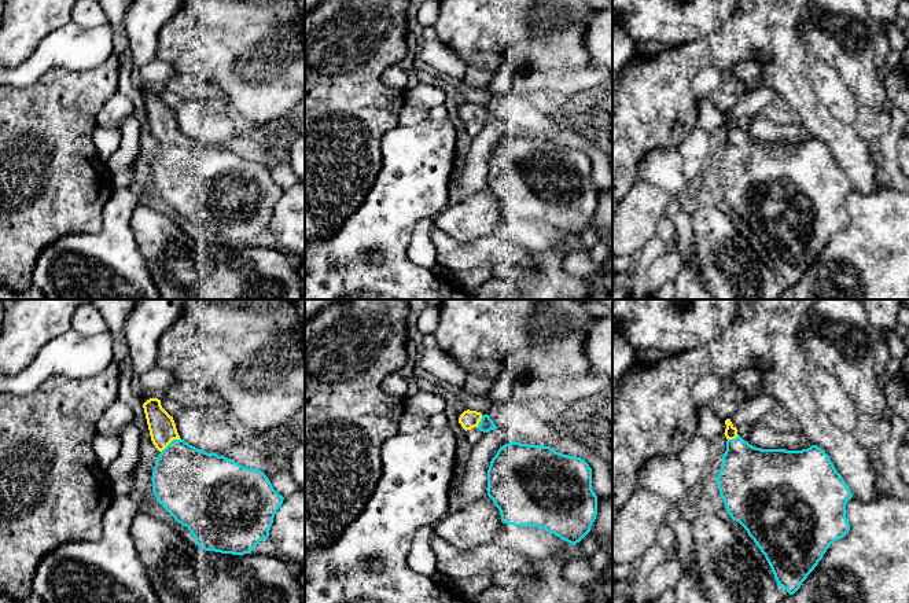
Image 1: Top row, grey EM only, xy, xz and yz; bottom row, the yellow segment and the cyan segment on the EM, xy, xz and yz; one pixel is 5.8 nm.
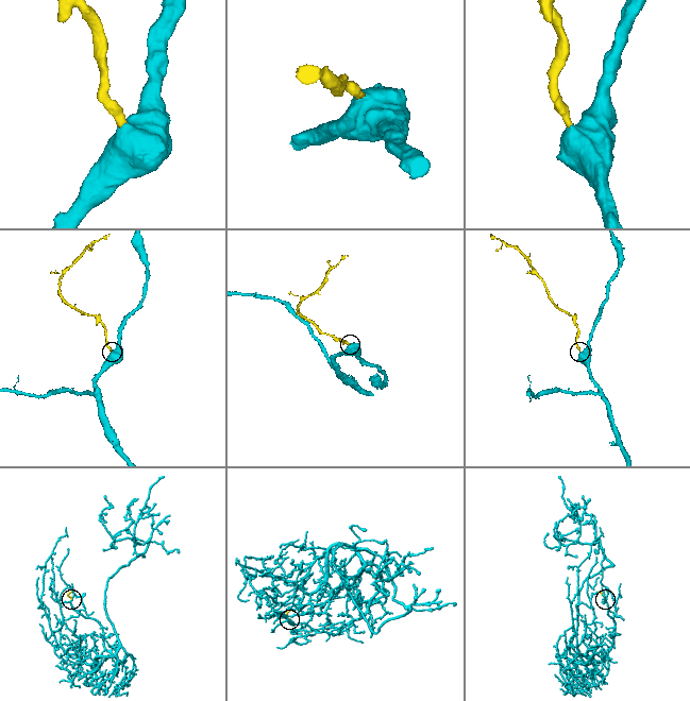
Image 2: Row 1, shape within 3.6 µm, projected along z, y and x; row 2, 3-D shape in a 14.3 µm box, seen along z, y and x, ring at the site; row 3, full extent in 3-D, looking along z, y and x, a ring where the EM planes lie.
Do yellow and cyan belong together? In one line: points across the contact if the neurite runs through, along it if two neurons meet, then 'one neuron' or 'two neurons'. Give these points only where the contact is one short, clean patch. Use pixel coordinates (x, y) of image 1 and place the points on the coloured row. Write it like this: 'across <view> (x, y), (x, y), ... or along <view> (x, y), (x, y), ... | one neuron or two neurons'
across xy (161, 425), (164, 434), (170, 441), (186, 480) | one neuron

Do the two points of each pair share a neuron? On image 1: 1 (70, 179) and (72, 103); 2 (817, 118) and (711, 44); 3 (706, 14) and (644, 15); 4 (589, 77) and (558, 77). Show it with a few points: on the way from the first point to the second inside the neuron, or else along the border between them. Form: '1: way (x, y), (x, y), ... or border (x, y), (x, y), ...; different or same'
1: way (70, 160), (70, 122); same
2: way (791, 87), (781, 59), (766, 44), (743, 44); same
3: way (691, 14), (683, 17), (659, 15); same
4: way (581, 78), (566, 78); same

